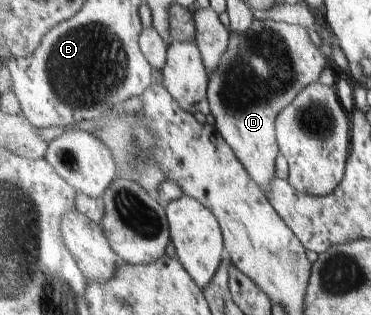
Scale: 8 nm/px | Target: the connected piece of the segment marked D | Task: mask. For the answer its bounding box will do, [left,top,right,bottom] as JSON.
[207,19,329,193]

